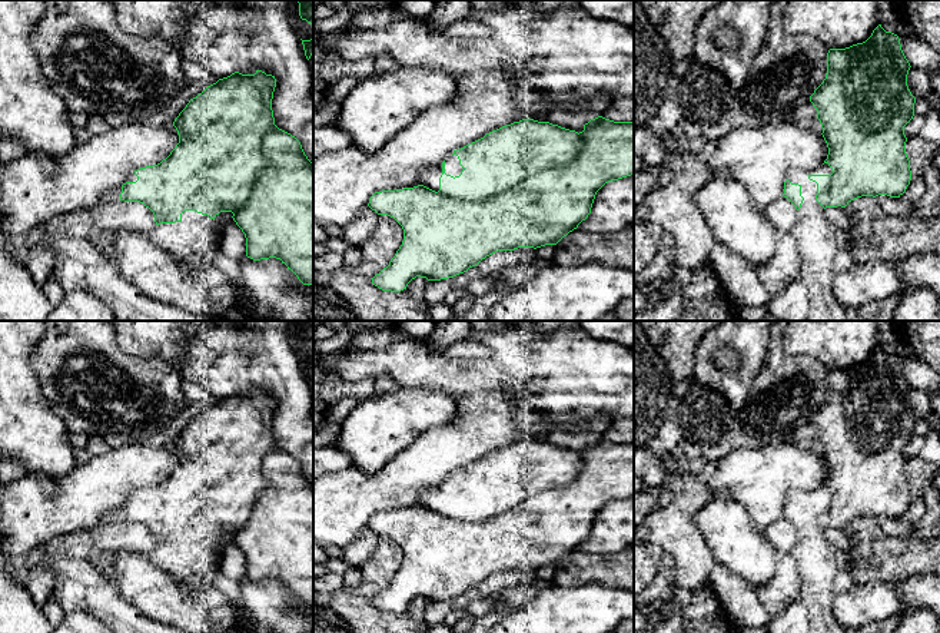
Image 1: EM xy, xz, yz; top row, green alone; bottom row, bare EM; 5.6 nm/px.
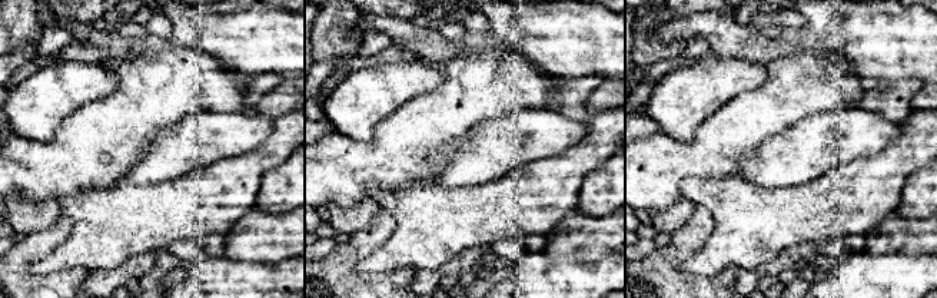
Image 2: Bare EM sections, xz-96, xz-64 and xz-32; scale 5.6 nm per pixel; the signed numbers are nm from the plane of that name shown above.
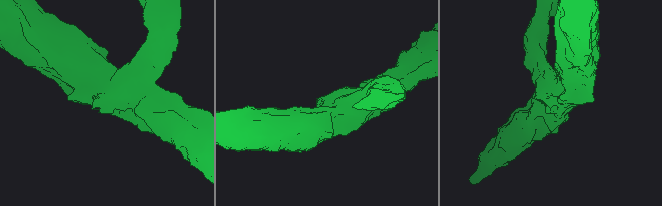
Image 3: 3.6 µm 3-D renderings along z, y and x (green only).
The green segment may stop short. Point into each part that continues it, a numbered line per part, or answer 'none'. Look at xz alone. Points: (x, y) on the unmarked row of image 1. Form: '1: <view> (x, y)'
1: xz (452, 487)

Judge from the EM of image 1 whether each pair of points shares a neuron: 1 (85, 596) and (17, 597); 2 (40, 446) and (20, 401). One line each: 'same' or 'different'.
1: different
2: same

